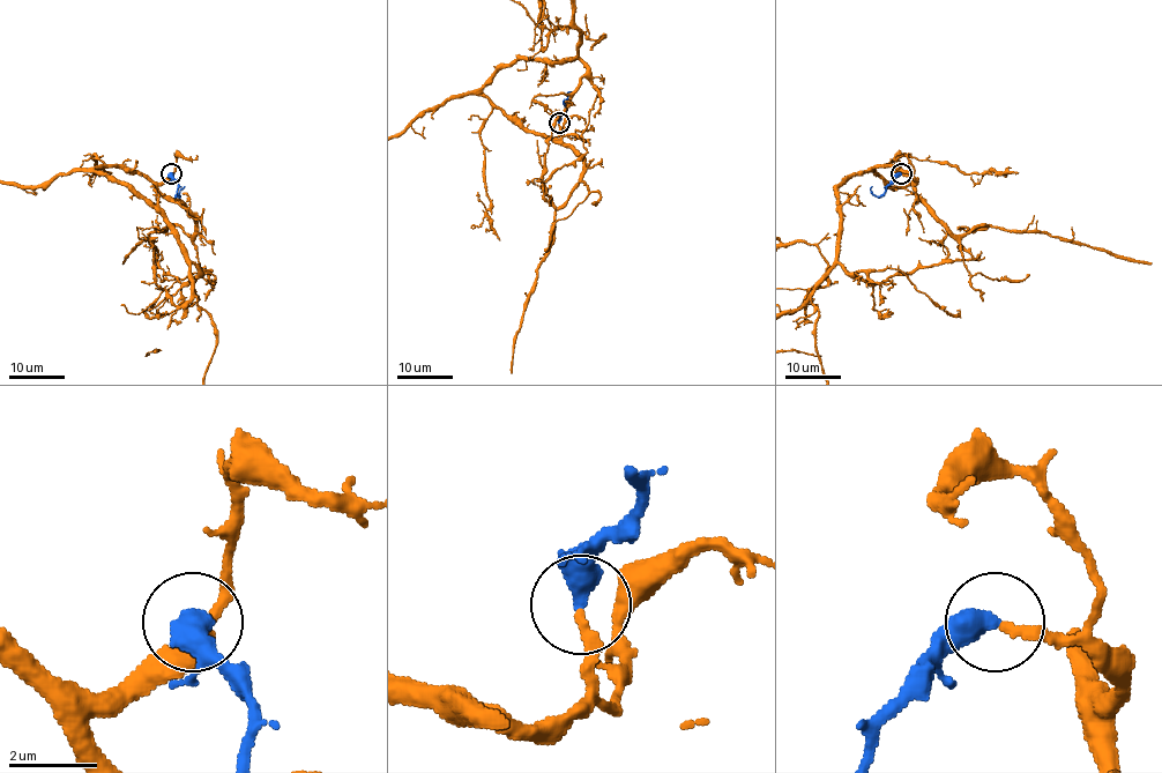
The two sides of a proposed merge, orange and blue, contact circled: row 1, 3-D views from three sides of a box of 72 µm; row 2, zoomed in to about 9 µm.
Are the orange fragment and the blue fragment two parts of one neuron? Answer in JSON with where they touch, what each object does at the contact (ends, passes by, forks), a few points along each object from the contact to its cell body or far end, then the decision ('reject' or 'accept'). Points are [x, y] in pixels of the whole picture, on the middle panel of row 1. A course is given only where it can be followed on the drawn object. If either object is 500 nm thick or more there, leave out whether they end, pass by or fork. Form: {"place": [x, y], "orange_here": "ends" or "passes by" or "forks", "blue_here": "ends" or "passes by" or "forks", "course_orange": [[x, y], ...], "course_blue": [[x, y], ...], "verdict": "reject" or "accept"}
{"place": [559, 123], "orange_here": "ends", "blue_here": "ends", "course_blue": [[558, 123], [565, 111], [566, 95], [572, 94]], "verdict": "accept"}

